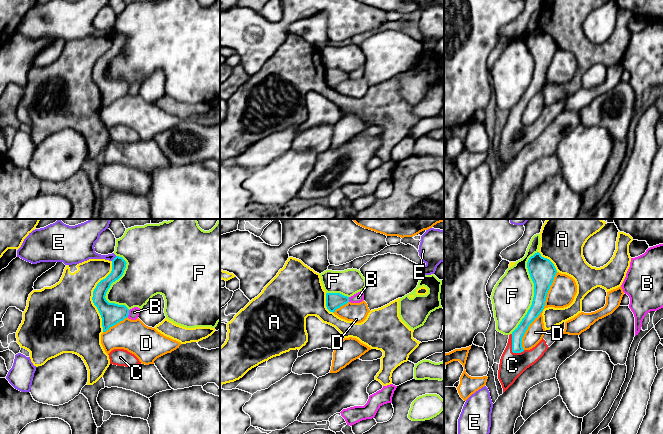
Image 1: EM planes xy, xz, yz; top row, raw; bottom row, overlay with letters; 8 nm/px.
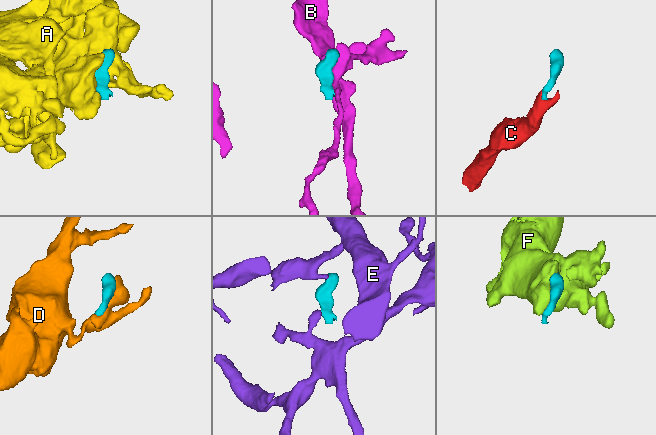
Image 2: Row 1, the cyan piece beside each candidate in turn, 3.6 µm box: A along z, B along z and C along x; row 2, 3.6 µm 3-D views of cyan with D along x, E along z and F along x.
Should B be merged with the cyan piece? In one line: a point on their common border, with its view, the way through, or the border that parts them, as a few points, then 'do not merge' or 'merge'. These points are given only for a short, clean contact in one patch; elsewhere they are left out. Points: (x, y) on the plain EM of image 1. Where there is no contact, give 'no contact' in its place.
meets cyan in xy at (128, 89); do not merge

